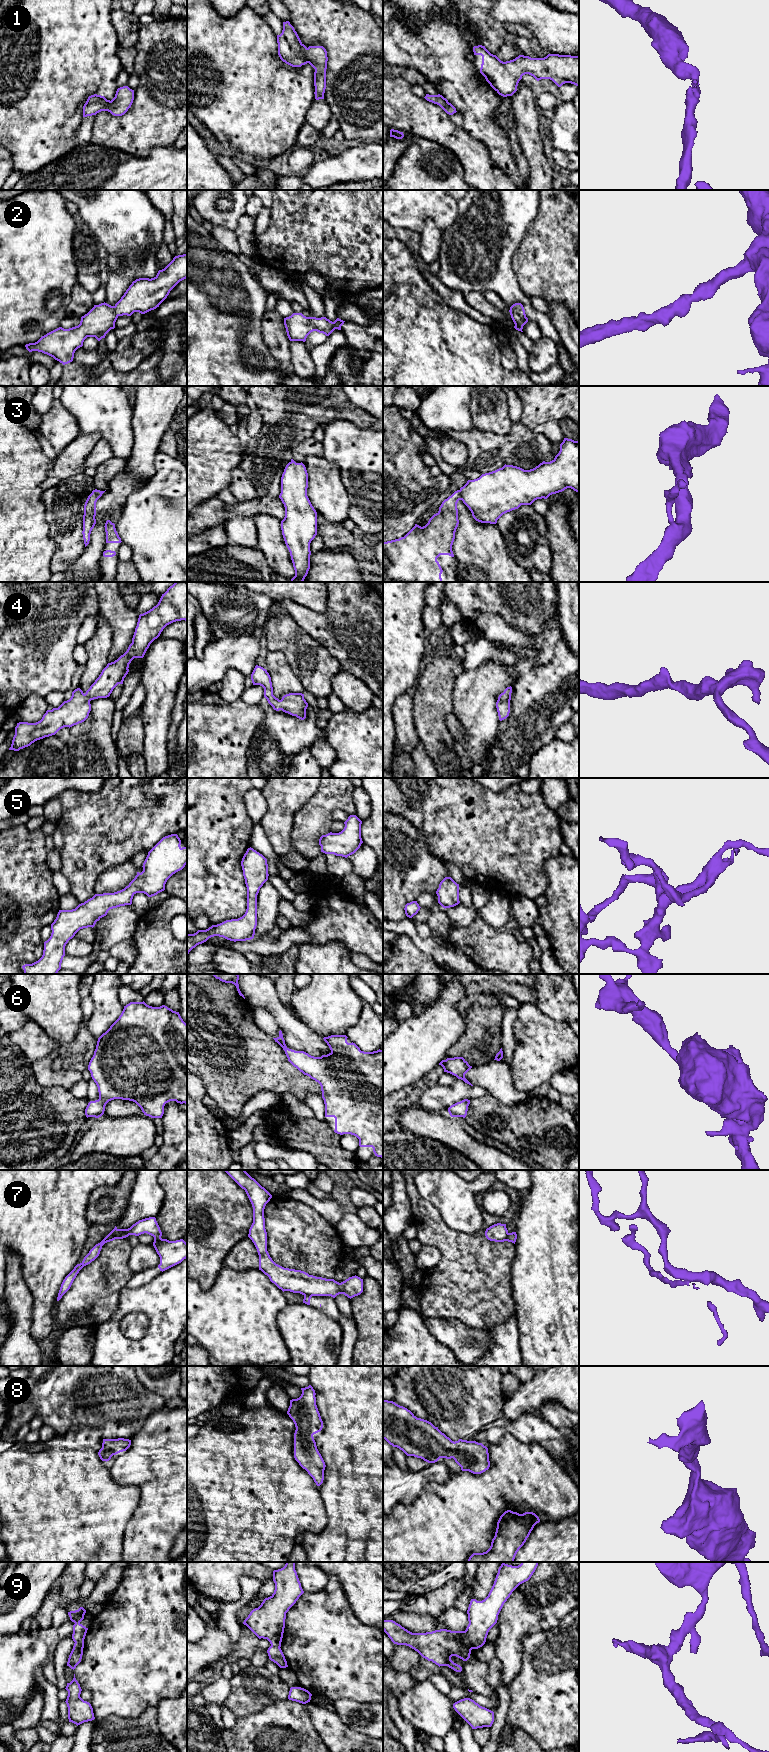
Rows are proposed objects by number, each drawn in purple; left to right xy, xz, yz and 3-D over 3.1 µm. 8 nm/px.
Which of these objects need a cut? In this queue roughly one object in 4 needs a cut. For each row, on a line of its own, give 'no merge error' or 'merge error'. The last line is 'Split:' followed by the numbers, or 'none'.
1: no merge error
2: no merge error
3: no merge error
4: no merge error
5: no merge error
6: no merge error
7: merge error
8: no merge error
9: no merge error
Split: 7

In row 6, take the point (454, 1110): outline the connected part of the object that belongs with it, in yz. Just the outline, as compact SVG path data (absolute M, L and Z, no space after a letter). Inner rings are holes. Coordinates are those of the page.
M464 1099L460 1102L457 1102L455 1104L451 1105L448 1108L448 1112L449 1112L451 1117L463 1117L463 1118L465 1118L467 1115L469 1104L470 1104L470 1100Z

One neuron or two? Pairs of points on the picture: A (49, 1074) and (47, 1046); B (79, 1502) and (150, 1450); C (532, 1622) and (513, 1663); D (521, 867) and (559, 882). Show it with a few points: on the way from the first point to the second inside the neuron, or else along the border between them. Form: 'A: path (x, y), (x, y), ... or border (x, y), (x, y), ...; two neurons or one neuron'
A: border (50, 1053), (32, 1062); two neurons
B: border (108, 1470), (116, 1482), (134, 1484); two neurons
C: path (522, 1632), (513, 1641), (513, 1653); one neuron
D: border (555, 855), (545, 862), (547, 889), (544, 894); two neurons

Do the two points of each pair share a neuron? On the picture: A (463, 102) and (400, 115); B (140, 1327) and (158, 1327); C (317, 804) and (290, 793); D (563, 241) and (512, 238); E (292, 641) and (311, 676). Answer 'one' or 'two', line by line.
A: two
B: two
C: two
D: two
E: one

